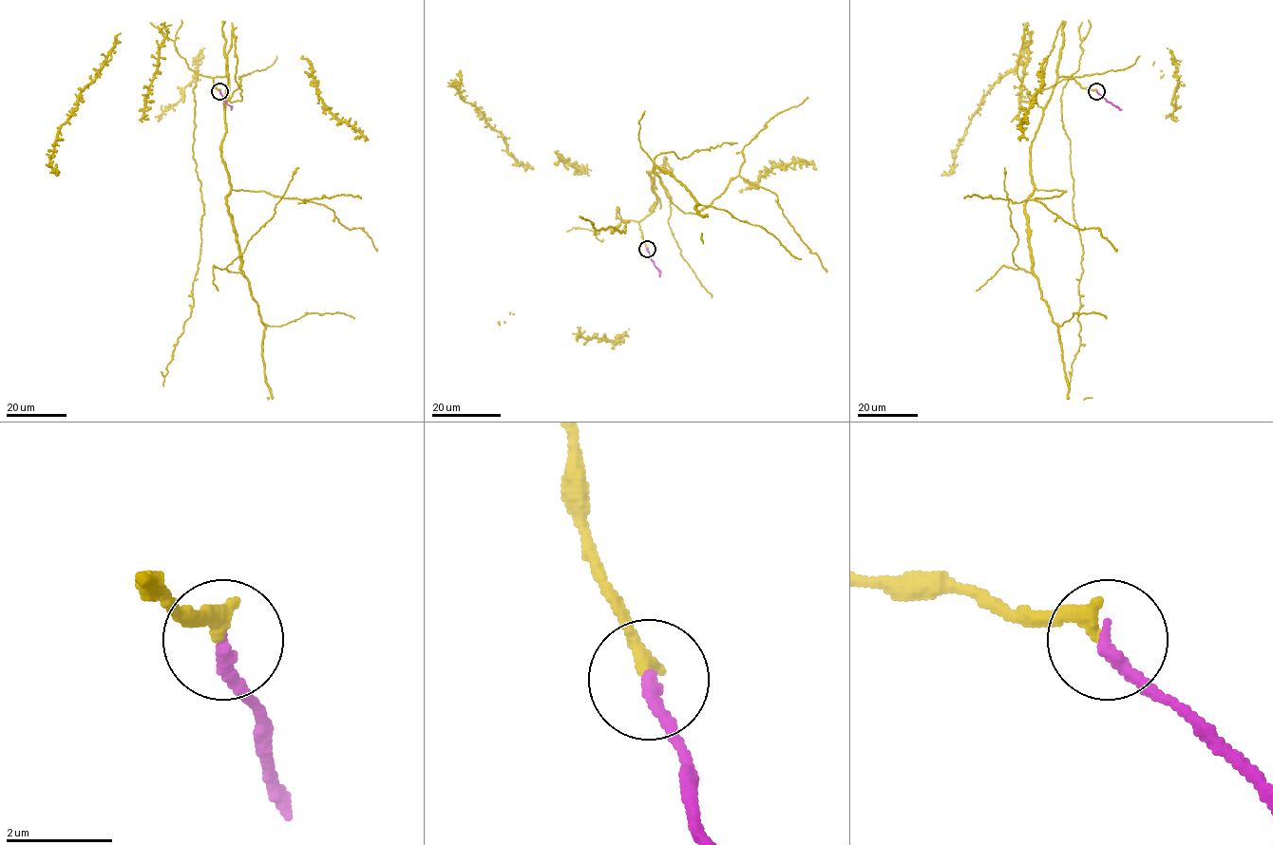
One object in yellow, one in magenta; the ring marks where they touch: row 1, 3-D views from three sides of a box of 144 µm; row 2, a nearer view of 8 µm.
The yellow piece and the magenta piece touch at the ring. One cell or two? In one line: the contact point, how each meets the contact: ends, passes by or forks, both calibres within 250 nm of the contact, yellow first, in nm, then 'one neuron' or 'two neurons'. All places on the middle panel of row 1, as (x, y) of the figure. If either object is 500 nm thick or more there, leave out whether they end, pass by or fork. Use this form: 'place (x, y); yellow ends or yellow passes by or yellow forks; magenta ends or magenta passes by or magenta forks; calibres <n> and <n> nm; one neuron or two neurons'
place (647, 249); yellow ends; magenta ends; calibres 300 and 260 nm; one neuron

